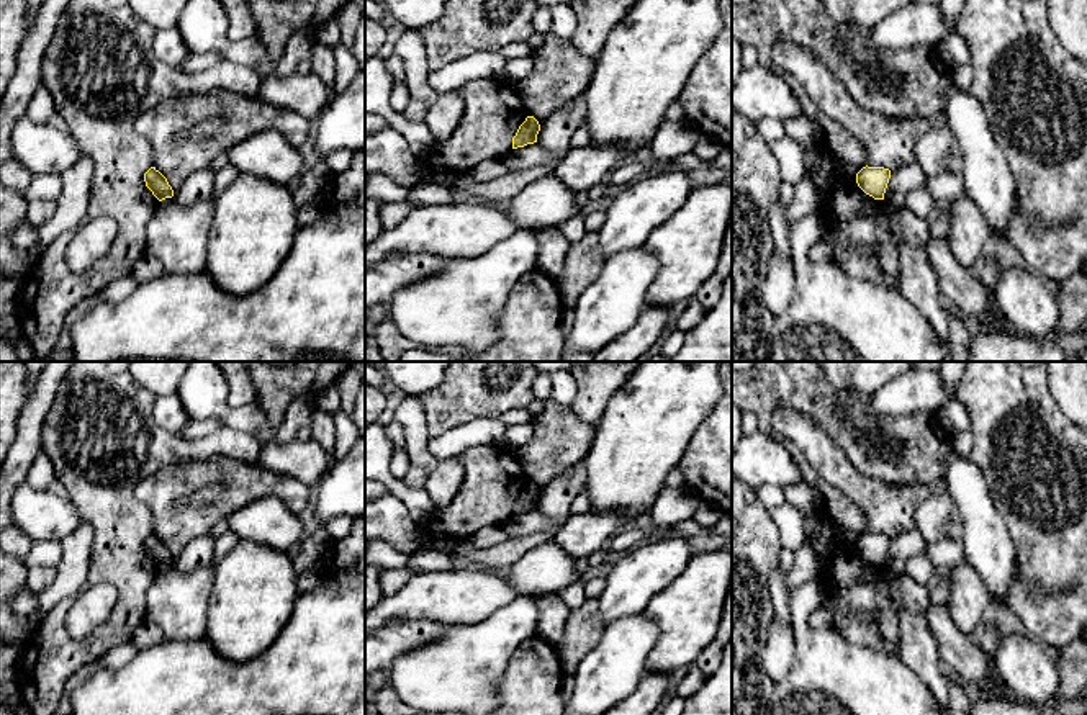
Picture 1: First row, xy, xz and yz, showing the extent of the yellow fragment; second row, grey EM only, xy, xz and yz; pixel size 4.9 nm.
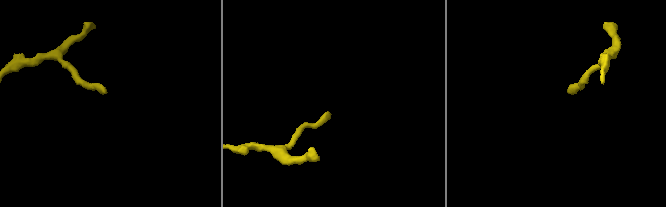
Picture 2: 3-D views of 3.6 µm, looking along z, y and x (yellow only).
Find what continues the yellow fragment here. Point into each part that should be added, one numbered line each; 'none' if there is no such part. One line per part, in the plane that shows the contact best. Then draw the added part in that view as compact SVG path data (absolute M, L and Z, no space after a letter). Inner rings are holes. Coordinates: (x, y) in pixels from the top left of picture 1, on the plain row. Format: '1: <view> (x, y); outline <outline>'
none

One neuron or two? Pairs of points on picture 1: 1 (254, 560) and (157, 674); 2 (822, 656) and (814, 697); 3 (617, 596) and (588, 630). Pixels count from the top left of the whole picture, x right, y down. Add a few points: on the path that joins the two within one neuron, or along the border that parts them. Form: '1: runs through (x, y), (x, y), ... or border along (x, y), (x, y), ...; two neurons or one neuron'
1: border along (203, 637), (218, 653), (236, 661); two neurons
2: runs through (822, 666), (822, 688); one neuron
3: border along (598, 599), (598, 619), (603, 627); two neurons

